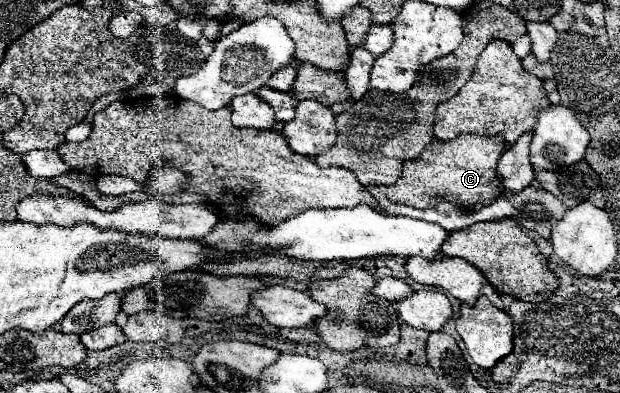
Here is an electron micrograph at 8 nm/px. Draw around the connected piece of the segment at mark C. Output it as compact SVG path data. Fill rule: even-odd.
M460 134L454 140L432 140L424 152L404 164L398 182L388 186L386 196L390 202L408 204L412 208L432 208L447 200L471 212L482 210L500 196L500 178L496 176L496 164L504 152L502 136L478 136Z

